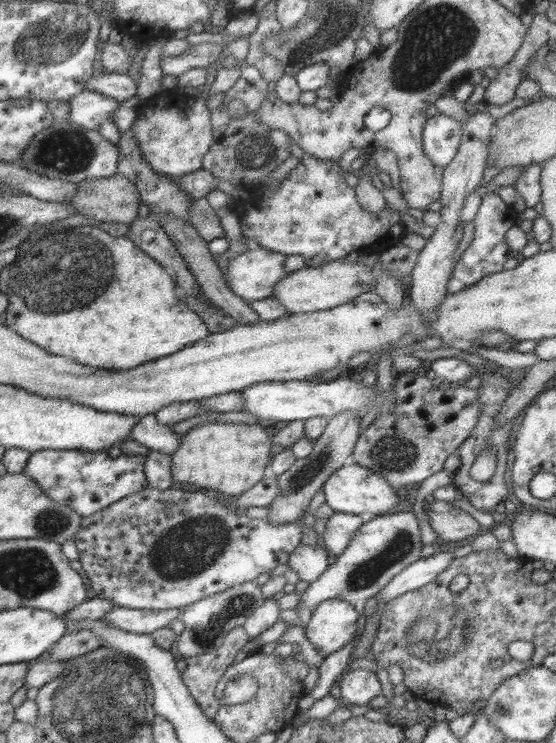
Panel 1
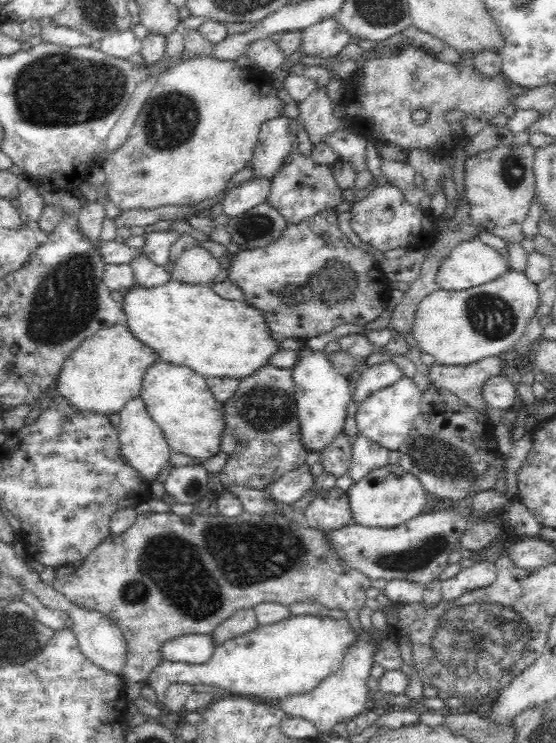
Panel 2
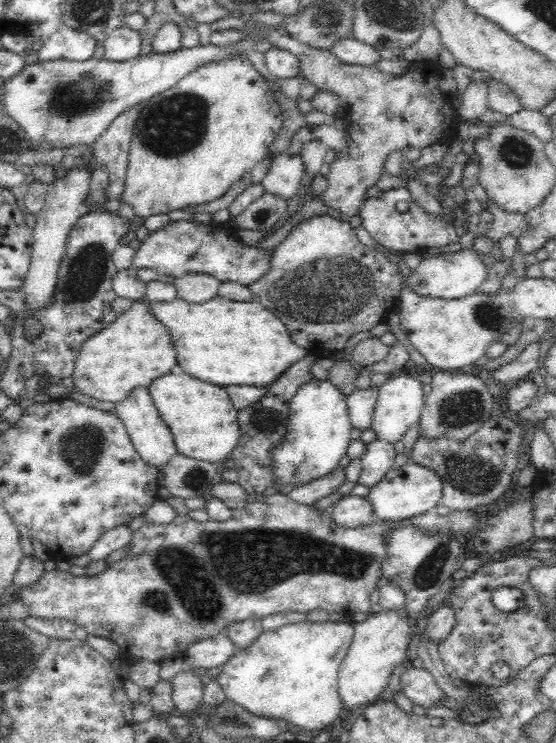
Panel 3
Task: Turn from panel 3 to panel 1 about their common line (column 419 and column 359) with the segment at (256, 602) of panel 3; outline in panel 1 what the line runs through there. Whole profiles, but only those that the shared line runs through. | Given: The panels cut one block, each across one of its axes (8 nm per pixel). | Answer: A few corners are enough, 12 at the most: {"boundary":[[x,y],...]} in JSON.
{"boundary":[[334,512],[320,543],[339,557],[365,517]]}

